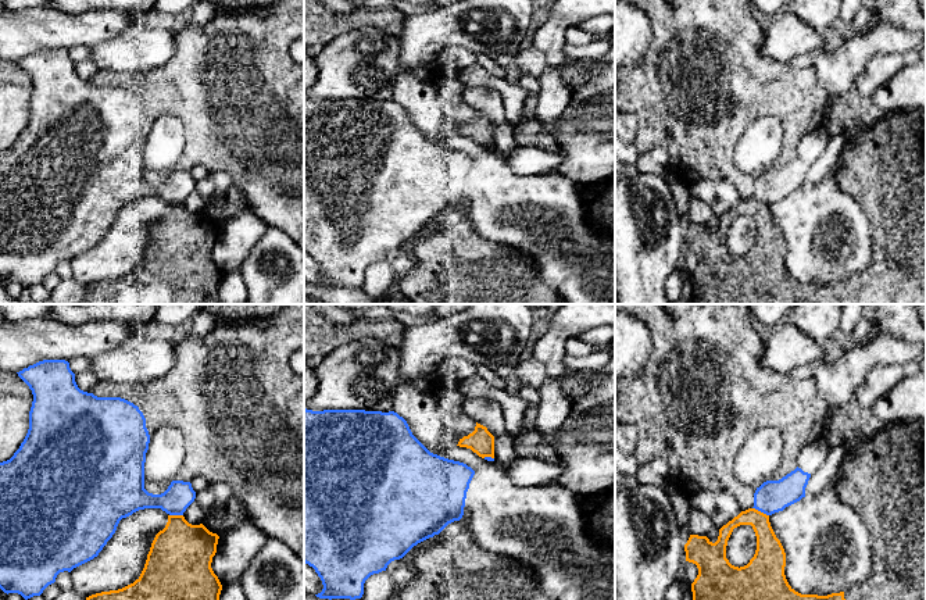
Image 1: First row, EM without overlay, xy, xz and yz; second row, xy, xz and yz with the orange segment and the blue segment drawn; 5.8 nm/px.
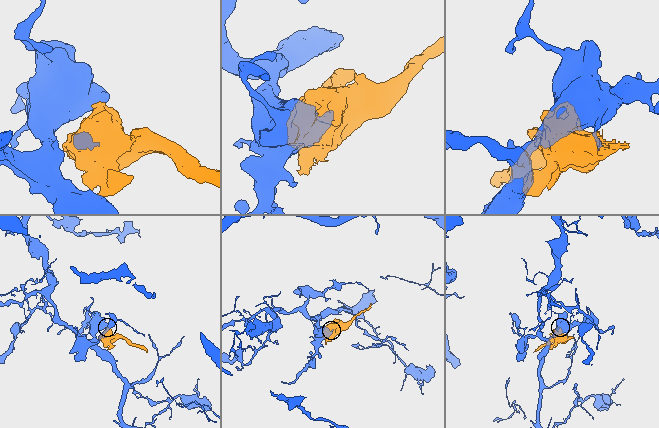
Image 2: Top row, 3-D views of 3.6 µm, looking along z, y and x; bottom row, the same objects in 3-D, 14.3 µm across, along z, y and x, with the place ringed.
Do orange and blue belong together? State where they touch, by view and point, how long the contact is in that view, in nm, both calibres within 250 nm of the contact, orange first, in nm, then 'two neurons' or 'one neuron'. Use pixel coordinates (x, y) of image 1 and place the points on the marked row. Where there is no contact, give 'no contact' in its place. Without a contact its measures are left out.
meets orange in yz at (760, 511); contact 110 nm long; 170 nm thick on the orange side, 190 nm on the other; two neurons

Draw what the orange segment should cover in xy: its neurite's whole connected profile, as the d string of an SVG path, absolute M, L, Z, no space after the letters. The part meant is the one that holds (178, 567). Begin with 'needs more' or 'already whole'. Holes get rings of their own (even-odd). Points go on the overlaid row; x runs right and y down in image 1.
already whole | M168 515L165 528L155 535L151 543L140 576L122 589L96 593L86 600L219 600L222 585L211 568L218 539L219 536L210 532L203 524L192 525L183 515Z

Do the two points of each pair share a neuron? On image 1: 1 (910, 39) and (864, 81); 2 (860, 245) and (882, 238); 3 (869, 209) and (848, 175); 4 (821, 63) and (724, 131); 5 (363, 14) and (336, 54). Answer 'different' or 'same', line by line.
1: different
2: different
3: same
4: different
5: different

